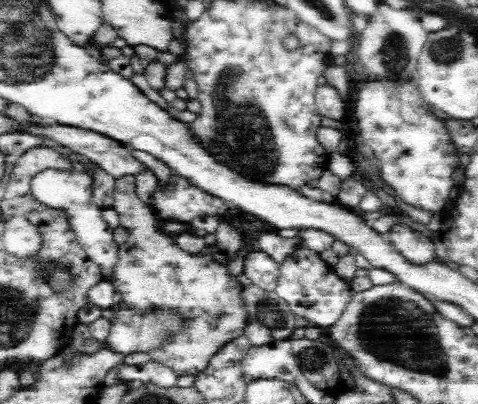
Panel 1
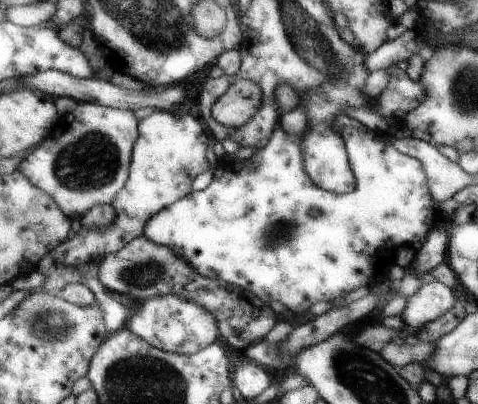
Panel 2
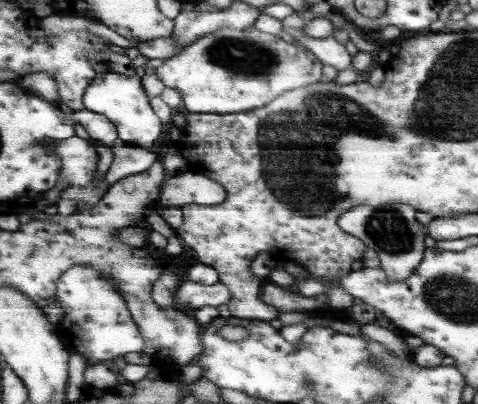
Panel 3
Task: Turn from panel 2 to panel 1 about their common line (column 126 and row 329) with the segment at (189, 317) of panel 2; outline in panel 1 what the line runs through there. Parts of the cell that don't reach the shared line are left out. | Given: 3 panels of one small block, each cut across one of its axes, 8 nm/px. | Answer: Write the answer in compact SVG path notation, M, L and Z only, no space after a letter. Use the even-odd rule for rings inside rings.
M308 248L292 254L282 264L276 292L278 292L278 296L284 298L284 304L288 304L296 316L304 316L306 320L310 320L312 324L316 324L322 330L328 330L338 320L338 316L344 310L344 304L354 294L352 292L352 286L344 284L334 274L334 270L330 266L326 266L318 258L318 254L316 252L310 252Z

